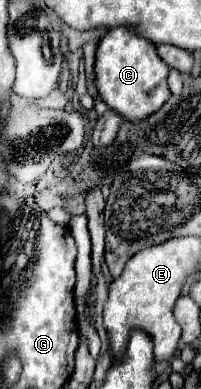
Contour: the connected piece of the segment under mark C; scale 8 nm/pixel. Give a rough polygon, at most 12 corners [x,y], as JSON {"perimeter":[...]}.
{"perimeter":[[131,26],[107,30],[97,90],[127,120],[171,96],[169,66]]}

